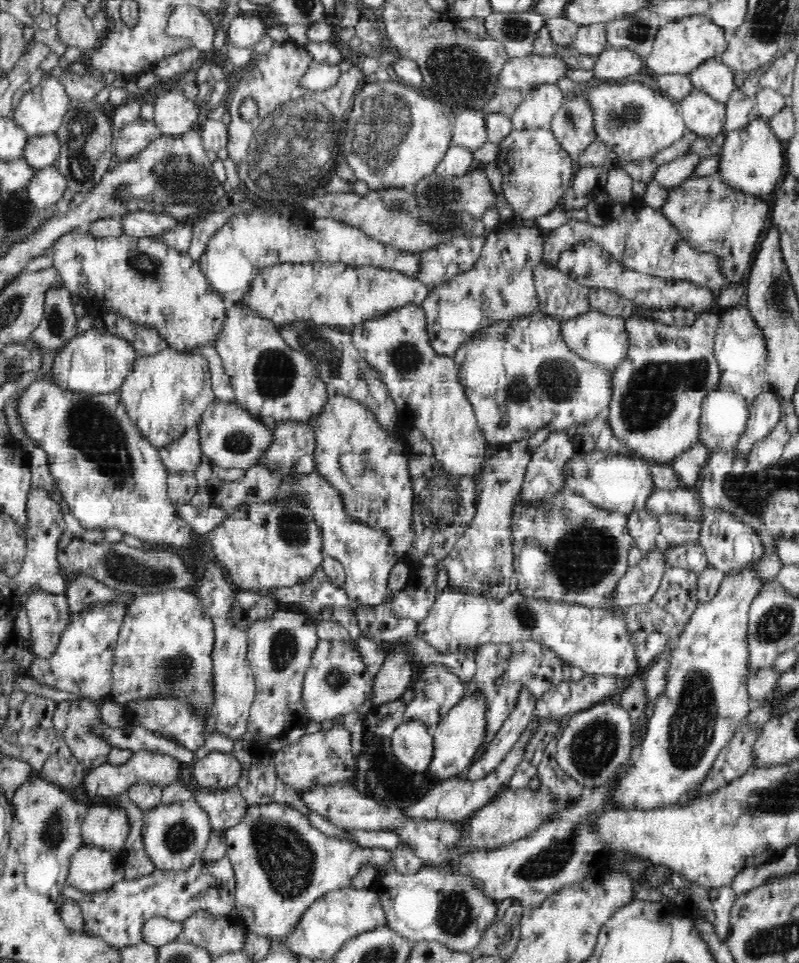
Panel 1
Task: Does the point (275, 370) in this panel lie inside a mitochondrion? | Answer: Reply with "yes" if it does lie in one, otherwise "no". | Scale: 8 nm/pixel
yes

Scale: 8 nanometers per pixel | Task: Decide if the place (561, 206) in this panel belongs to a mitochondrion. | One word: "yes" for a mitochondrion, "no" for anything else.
no

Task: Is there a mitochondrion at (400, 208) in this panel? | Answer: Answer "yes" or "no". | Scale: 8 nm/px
yes

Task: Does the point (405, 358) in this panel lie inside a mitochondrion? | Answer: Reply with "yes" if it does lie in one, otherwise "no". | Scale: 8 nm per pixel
yes

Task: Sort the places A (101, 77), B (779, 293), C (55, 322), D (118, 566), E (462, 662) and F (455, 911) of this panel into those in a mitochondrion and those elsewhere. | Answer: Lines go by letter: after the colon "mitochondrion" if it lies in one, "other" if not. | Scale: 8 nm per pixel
A: other
B: mitochondrion
C: mitochondrion
D: mitochondrion
E: other
F: mitochondrion

